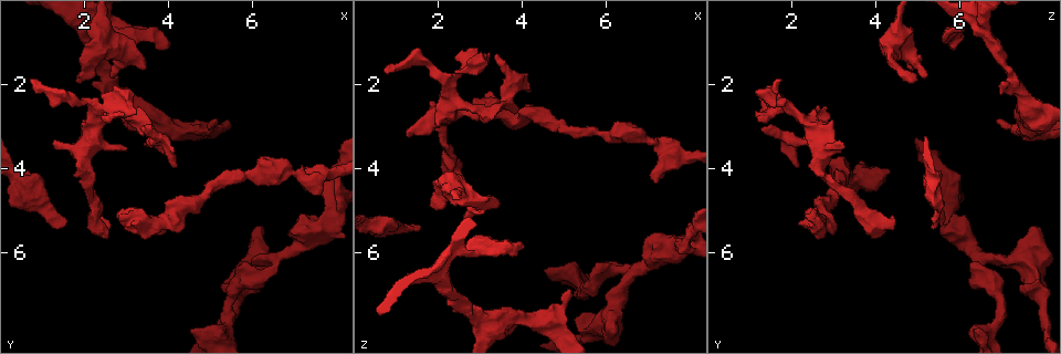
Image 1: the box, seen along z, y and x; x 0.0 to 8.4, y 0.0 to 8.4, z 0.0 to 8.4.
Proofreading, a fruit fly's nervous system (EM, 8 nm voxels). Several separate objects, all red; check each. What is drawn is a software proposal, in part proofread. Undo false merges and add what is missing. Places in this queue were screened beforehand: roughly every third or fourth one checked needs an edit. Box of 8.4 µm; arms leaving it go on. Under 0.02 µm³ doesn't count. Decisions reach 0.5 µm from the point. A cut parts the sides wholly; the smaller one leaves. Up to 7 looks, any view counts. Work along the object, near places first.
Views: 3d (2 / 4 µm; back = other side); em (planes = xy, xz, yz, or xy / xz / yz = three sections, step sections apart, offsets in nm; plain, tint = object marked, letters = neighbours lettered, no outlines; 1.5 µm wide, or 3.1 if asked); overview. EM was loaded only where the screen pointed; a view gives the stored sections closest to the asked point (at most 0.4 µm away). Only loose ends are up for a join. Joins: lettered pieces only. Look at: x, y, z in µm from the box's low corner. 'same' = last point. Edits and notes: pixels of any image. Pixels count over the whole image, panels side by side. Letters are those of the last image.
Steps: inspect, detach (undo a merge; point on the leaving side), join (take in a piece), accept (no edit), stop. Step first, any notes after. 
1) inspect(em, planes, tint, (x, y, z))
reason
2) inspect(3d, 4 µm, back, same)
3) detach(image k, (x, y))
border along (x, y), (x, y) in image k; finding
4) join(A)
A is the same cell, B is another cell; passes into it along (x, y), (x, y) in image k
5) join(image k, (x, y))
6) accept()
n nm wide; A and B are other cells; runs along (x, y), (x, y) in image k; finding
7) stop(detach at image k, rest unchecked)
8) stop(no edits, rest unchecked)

inspect(3d, 2 µm, (5.80, 4.15, 3.10))
narrows sharply

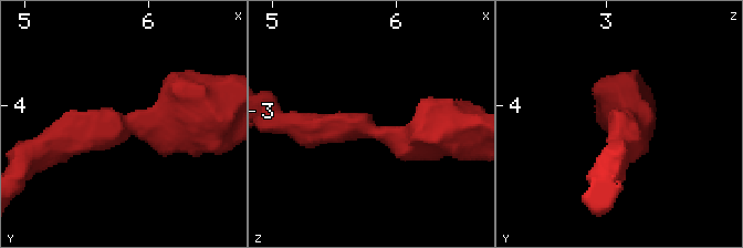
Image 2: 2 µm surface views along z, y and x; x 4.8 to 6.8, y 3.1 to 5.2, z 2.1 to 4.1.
inspect(em, planes, tint, (5.82, 4.22, 3.12))
now the EM

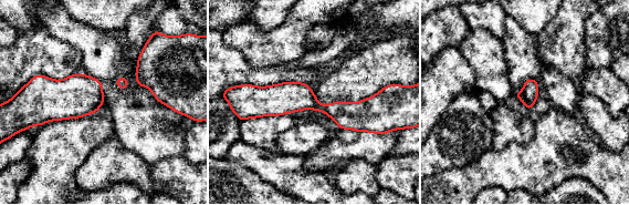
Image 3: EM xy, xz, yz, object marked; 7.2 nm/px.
inspect(em, planes, letters, same)
what lies round it

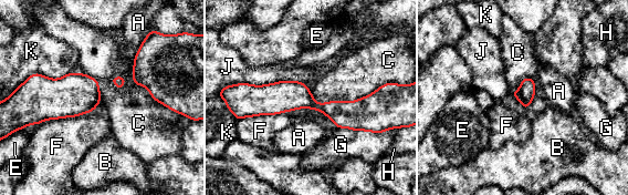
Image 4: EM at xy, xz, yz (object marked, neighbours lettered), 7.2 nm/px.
accept()
140 nm wide; A, B, C, E, F, G, H, J and K are other cells; one cell here

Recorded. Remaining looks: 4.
inspect(em, planes, letters, (6.65, 6.10, 6.55))
arms part here

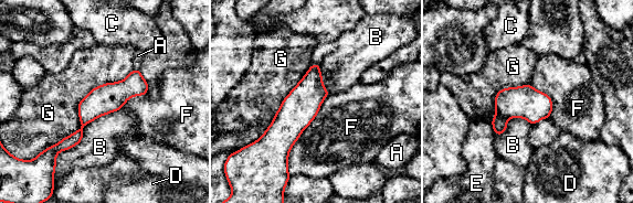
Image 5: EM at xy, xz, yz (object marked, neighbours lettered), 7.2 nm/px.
detach(image 5, (499, 124))
G touches over 850 nm; A, B, C, D, E, F and G are other cells; border along (496, 115), (504, 116), (507, 119) in image 5; two cells meet here

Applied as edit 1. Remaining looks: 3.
inspect(3d, 4 µm, (3.95, 1.20, 5.85))
branch stops here

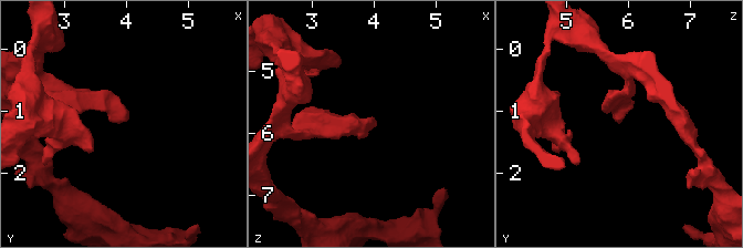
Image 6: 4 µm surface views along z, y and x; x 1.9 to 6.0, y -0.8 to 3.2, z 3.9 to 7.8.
inspect(em, xy, step 4, plain, (3.95, 1.15, 5.90))

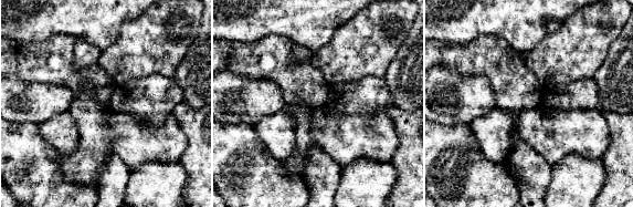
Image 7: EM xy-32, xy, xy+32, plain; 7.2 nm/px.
inspect(em, xy, step 4, letters, same)

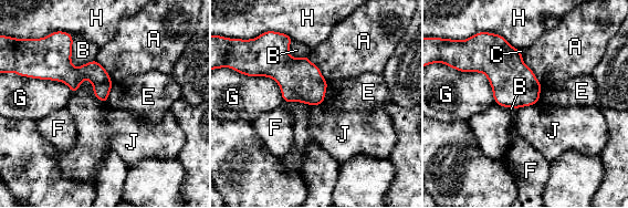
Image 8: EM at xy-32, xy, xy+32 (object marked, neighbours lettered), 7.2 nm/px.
accept()
120 nm wide; A, B, C, E, F, G, H and J are other cells; runs along (45, 76), (95, 74), (108, 86) in image 8; none of them fits

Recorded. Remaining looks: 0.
stop(detach at image 5, rest unchecked)

